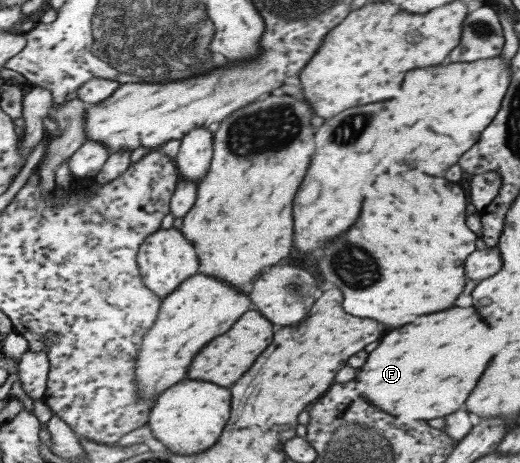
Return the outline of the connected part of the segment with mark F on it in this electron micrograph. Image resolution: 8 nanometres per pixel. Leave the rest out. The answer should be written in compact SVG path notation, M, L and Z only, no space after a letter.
M448 308L444 312L420 316L414 324L404 324L378 342L368 354L356 380L364 400L392 414L408 414L412 420L442 418L460 410L486 364L490 350L486 344L490 328L476 316L474 308Z

